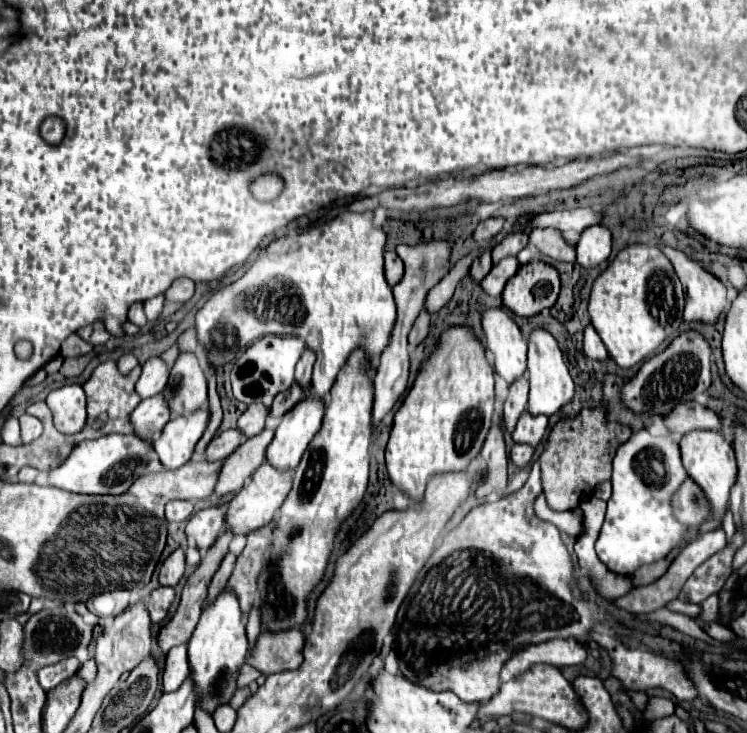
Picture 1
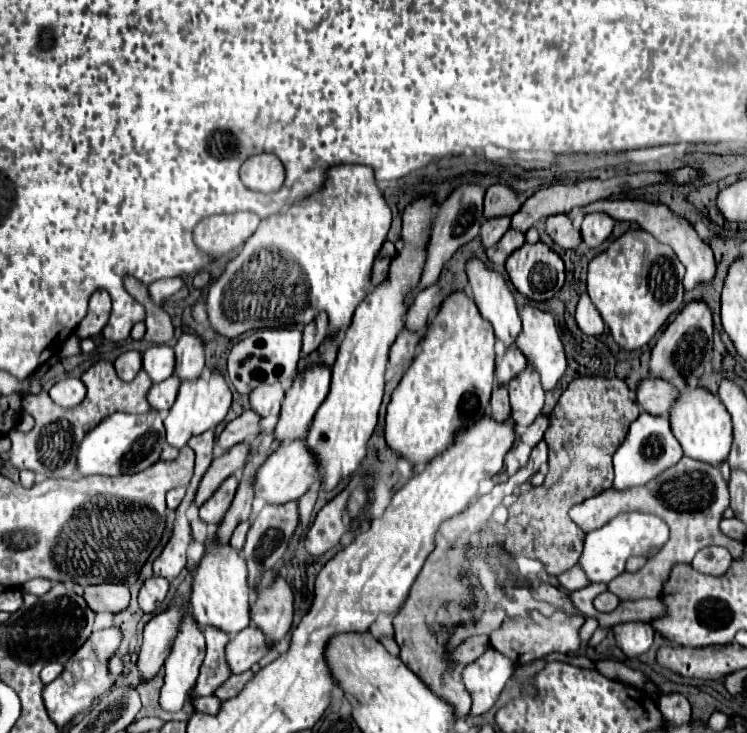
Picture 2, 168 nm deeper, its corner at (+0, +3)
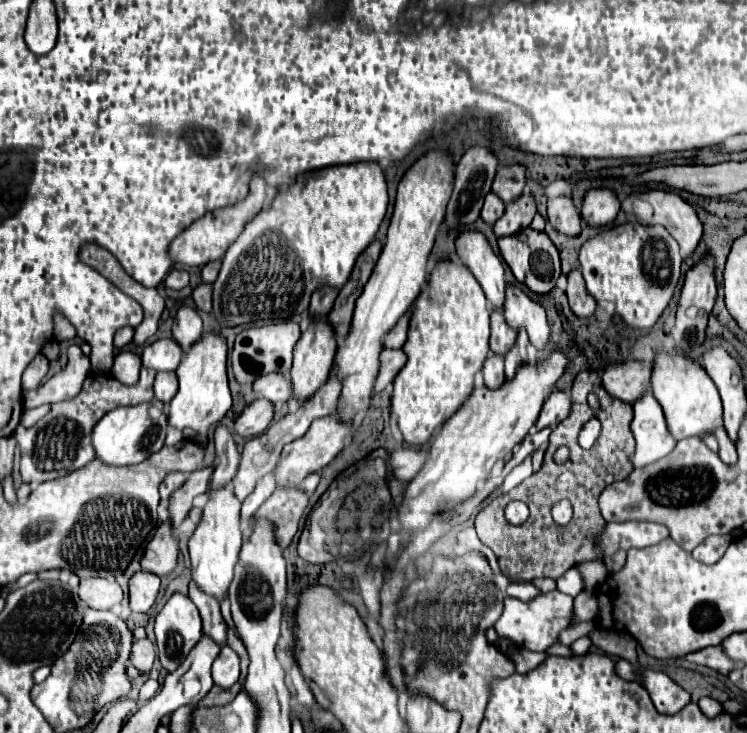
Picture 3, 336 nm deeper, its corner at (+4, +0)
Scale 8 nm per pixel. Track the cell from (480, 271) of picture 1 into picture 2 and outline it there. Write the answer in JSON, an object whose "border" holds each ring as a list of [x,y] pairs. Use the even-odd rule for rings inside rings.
{"border":[[[510,216],[486,218],[486,220],[482,222],[482,232],[480,232],[484,246],[488,248],[488,246],[496,244],[496,242],[504,236],[504,232],[506,232],[508,228],[510,228]]]}

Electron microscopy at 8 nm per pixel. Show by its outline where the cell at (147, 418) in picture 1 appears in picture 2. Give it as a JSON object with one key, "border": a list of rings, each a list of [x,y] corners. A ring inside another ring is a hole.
{"border":[[[172,374],[168,380],[162,380],[160,384],[154,384],[148,392],[148,402],[154,410],[168,410],[174,400],[176,400],[176,394],[178,394],[178,386],[180,382],[176,380],[176,376]]]}

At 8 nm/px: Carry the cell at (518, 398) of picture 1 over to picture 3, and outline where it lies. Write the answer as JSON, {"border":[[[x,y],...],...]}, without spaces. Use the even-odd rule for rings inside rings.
{"border":[[[492,311],[490,325],[492,325],[490,351],[504,357],[504,355],[514,347],[514,343],[516,343],[516,331],[512,331],[512,329],[504,323],[504,315],[498,313],[498,311]]]}

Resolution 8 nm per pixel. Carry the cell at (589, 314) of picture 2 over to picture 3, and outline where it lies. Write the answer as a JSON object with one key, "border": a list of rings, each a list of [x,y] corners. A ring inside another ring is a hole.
{"border":[[[572,271],[568,275],[568,287],[566,287],[566,295],[568,295],[568,303],[570,309],[574,311],[576,317],[592,317],[594,309],[596,309],[596,301],[588,295],[586,287],[584,287],[584,279],[580,275],[580,271]]]}

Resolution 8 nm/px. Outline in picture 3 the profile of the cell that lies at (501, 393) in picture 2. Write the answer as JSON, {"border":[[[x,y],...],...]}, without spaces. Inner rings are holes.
{"border":[[[488,355],[486,363],[484,363],[484,385],[488,389],[500,389],[504,385],[504,359],[500,359],[500,355]]]}

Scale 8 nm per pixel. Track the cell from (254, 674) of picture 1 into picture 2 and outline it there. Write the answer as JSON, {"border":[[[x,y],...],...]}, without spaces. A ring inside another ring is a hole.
{"border":[[[208,628],[208,632],[204,634],[206,634],[206,658],[200,666],[200,676],[192,690],[192,698],[212,696],[214,690],[232,674],[224,660],[224,648],[230,640],[228,632],[220,632],[218,628]]]}

